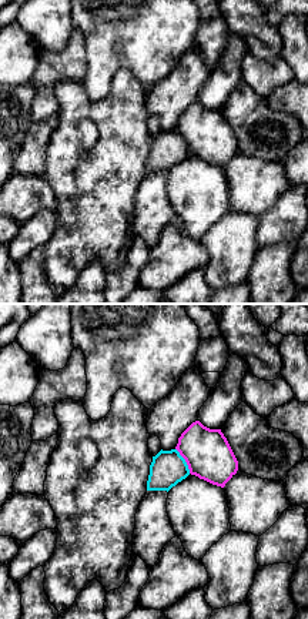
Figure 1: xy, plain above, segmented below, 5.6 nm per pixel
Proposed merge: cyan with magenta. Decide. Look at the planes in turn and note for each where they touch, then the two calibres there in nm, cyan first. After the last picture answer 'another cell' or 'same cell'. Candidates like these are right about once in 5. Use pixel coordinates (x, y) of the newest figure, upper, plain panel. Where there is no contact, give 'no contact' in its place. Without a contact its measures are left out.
meets cyan at (184, 141); 200 nm thick on the cyan side, 260 nm on the other

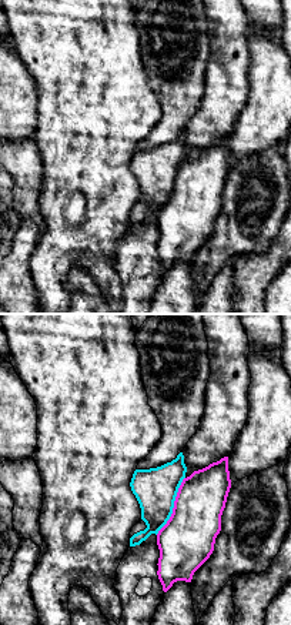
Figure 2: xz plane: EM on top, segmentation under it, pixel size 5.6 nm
meets cyan at (173, 186); 240 nm thick on the cyan side, 300 nm on the other

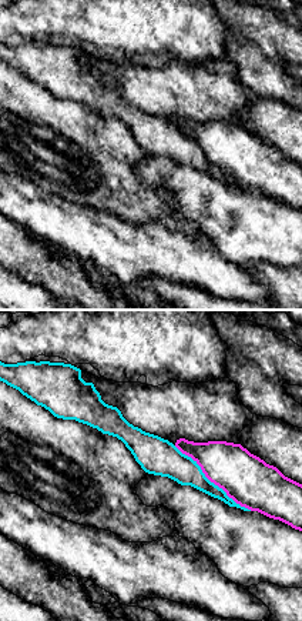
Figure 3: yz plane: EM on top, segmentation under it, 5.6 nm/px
meets cyan at (210, 162); 170 nm thick on the cyan side, 280 nm on the other

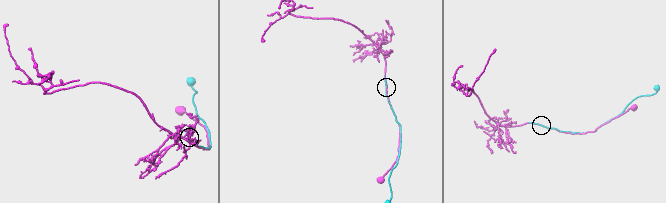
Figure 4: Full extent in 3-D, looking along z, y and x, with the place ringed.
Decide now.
another cell

